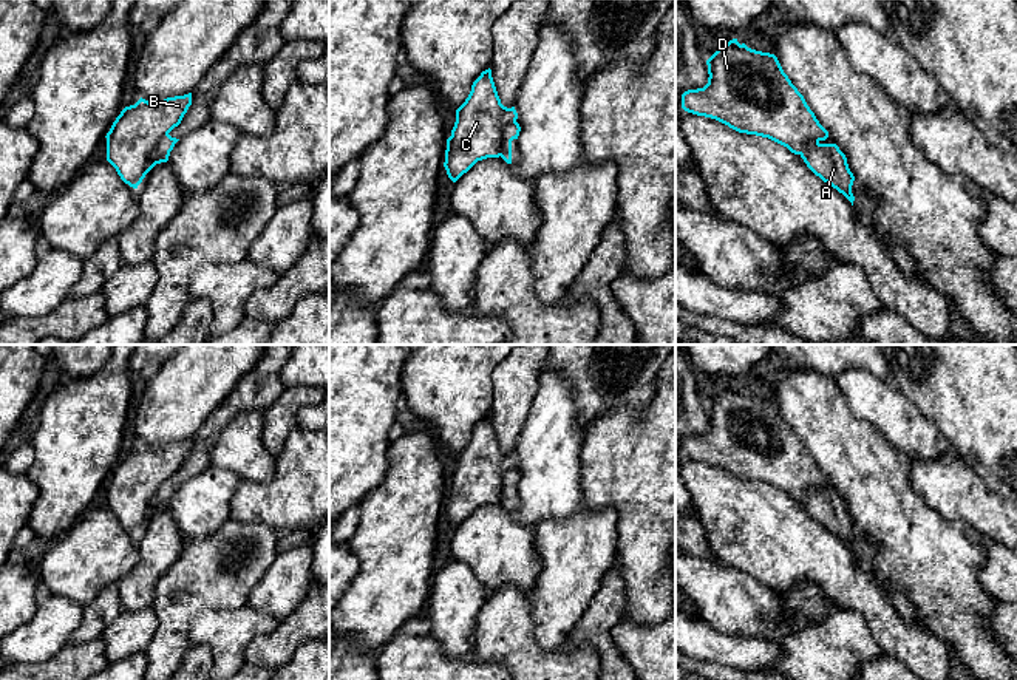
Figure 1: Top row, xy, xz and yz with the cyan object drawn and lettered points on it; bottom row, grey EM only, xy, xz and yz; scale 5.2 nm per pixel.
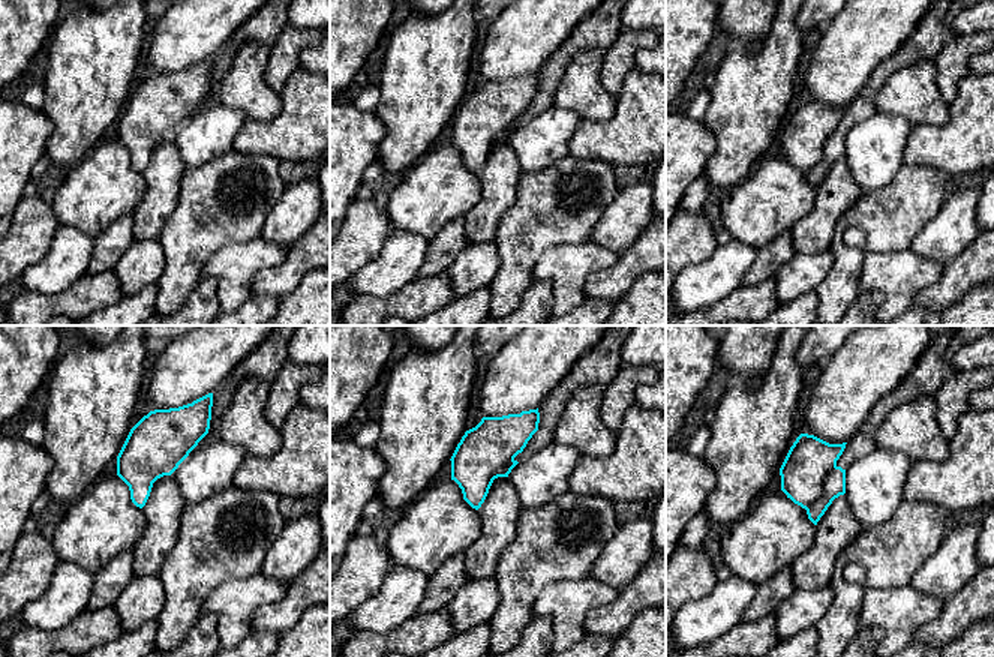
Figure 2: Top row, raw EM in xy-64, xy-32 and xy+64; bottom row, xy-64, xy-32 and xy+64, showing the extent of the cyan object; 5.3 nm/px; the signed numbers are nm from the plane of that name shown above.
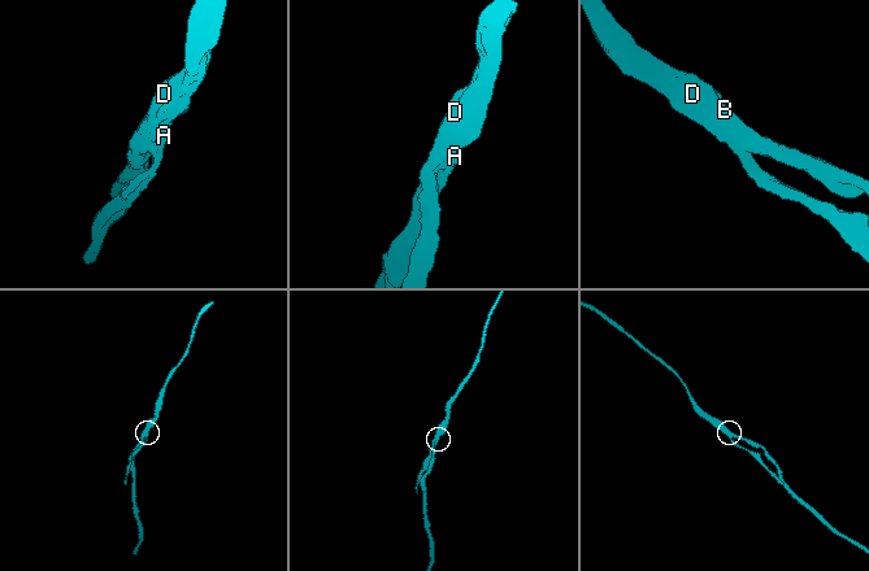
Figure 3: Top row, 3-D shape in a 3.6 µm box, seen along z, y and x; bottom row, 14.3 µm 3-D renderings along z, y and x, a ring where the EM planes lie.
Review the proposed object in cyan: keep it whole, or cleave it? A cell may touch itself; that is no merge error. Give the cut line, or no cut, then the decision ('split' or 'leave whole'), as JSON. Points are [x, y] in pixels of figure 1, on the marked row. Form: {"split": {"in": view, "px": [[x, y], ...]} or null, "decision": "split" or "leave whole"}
{"split": {"in": "xy", "px": [[167, 133], [150, 155], [146, 172]]}, "decision": "split"}

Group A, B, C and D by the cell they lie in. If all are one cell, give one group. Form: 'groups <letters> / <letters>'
groups A / B C D

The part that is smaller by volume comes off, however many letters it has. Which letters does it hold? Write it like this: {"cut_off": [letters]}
{"cut_off": ["A"]}

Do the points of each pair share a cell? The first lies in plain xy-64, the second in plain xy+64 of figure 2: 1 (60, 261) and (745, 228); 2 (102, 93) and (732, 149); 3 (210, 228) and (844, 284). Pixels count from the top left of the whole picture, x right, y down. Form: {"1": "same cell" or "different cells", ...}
{"1": "different cells", "2": "same cell", "3": "same cell"}

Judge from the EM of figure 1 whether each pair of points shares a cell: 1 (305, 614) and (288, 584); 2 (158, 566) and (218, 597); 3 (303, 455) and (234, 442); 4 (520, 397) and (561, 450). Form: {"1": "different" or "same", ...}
{"1": "different", "2": "different", "3": "different", "4": "different"}

